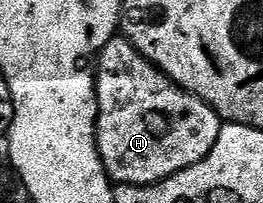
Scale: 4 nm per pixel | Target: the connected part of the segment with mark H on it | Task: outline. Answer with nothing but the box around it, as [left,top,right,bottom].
[95,35,221,185]

